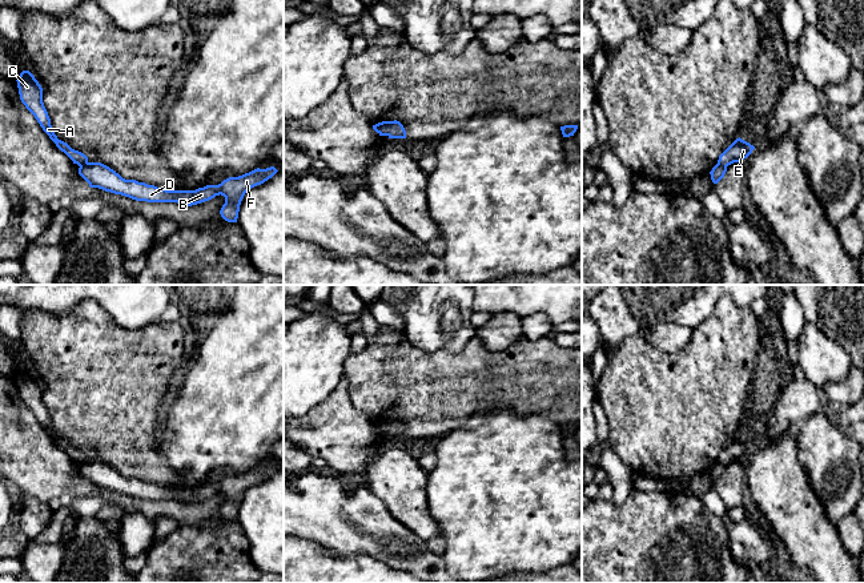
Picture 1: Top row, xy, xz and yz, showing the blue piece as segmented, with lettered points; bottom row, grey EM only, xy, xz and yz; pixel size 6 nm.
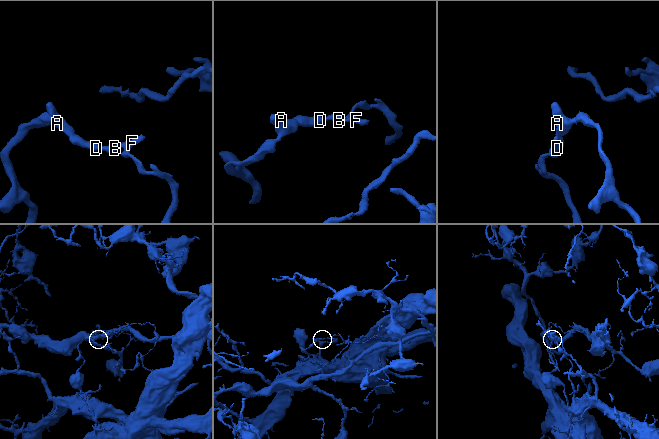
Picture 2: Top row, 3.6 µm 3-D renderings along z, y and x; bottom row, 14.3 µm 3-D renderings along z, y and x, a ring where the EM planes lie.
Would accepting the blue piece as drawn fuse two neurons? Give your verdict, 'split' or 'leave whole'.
split

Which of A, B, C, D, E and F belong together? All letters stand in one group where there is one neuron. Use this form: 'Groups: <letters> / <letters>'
Groups: A C E / B D F

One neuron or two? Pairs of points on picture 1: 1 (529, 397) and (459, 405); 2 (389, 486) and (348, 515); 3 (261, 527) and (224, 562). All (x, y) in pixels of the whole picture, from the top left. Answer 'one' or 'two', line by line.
1: one
2: two
3: two

